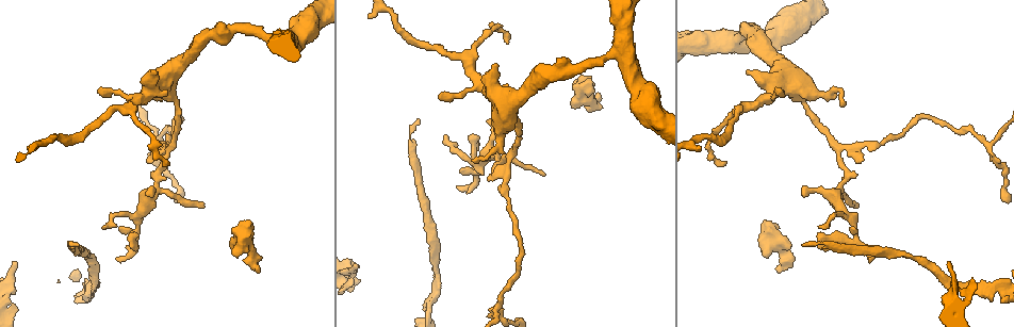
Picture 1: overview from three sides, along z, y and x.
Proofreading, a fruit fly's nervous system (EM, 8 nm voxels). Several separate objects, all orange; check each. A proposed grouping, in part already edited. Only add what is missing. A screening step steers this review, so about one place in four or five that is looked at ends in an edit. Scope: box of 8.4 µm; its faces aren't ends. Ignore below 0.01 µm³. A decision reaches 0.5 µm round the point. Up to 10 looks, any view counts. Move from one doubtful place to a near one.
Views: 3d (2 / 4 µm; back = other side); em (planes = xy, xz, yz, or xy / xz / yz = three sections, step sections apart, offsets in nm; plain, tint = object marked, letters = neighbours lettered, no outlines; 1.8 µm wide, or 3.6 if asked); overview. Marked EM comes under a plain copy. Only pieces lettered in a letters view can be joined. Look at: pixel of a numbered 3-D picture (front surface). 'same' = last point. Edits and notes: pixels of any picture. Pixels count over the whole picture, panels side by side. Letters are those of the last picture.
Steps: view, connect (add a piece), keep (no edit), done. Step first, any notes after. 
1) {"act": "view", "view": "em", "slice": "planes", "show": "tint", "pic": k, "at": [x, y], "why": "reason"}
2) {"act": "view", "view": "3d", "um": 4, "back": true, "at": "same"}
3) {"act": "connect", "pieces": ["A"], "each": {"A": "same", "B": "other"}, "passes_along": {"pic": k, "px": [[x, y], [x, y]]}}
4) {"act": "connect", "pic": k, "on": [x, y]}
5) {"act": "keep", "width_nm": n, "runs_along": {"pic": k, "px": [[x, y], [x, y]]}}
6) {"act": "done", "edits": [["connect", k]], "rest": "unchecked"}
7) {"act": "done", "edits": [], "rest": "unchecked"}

{"act": "view", "view": "3d", "um": 4, "pic": 1, "at": [476, 175], "why": "a narrow waist"}

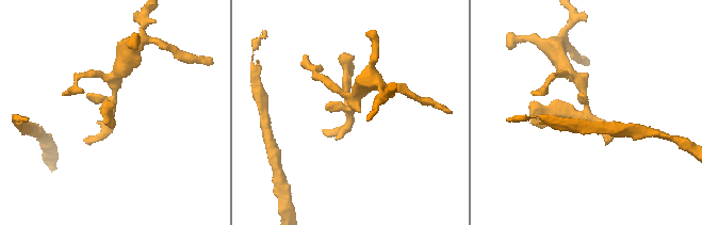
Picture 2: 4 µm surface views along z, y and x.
{"act": "view", "view": "em", "slice": "xy", "step": 4, "show": "tint", "pic": 2, "at": [351, 113], "why": "shape alone is not enough"}

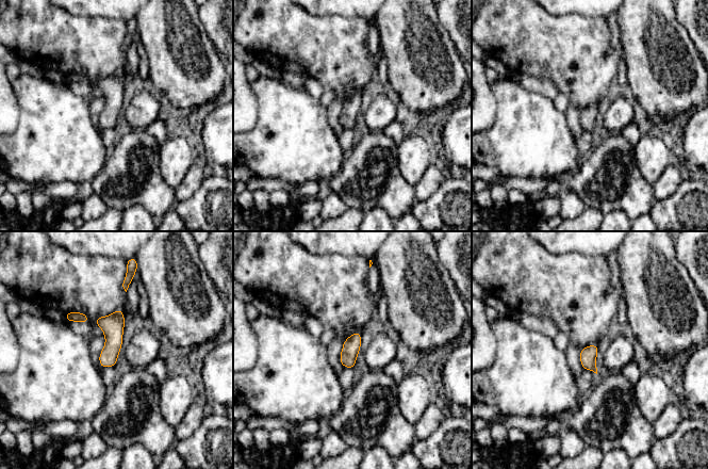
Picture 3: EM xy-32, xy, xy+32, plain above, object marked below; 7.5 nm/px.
{"act": "view", "view": "em", "slice": "planes", "show": "letters", "at": "same"}

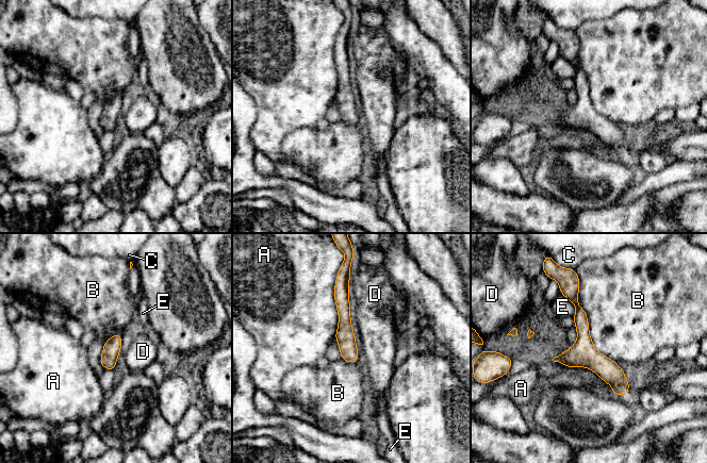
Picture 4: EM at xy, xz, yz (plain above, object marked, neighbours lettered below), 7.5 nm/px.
{"act": "keep", "longest_contact_nm": ["B", 700], "each": {"A": "other", "B": "other", "C": "other", "D": "other", "E": "other"}, "runs_along": {"pic": 4, "px": [[574, 291], [584, 348], [623, 392]]}, "found": "none of them fits"}

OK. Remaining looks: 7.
{"act": "view", "view": "em", "slice": "planes", "show": "letters", "pic": 1, "at": [417, 122], "why": "an open end"}

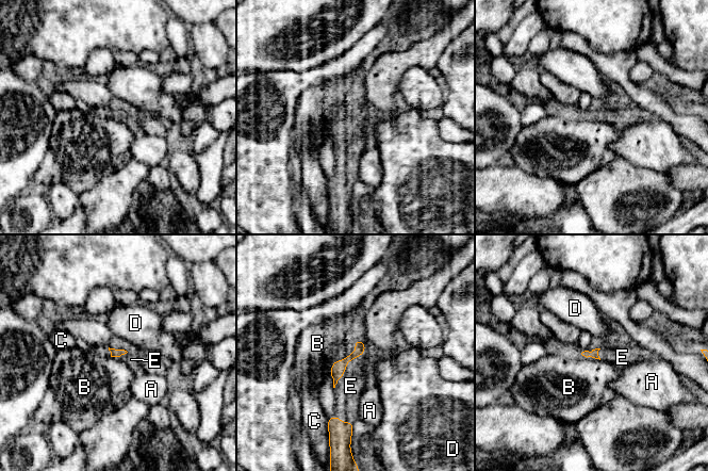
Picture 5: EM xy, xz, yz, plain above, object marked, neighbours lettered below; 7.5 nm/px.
{"act": "connect", "pieces": ["E"], "each": {"A": "other", "B": "other", "C": "other", "D": "other", "E": "same"}, "passes_along": {"pic": 5, "px": [[339, 368], [346, 364], [350, 386]]}, "found": "the cell continues"}

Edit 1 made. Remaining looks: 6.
{"act": "view", "view": "em", "um": 3.6, "slice": "xy", "step": 4, "show": "letters", "pic": 1, "at": [356, 267], "why": "branch stops here"}

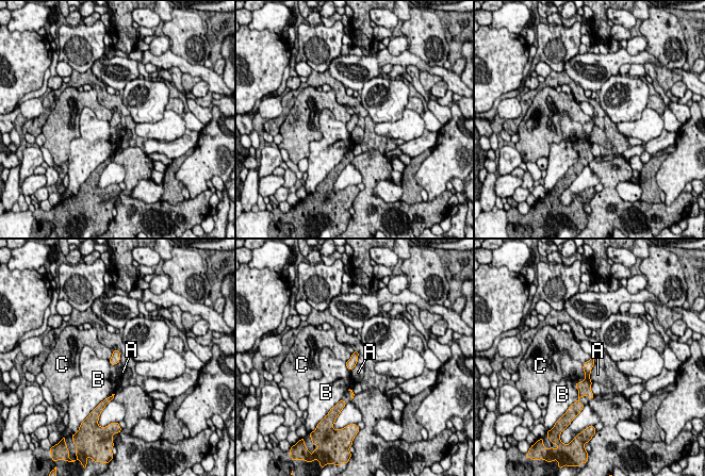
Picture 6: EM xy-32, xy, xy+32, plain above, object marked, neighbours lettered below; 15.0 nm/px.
{"act": "keep", "each": {"A": "other", "B": "other", "C": "other"}, "border": {"pic": 6, "px": [[591, 356], [584, 363]]}, "found": "none of them fits"}

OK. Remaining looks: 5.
{"act": "view", "view": "3d", "um": 4, "pic": 1, "at": [790, 255], "why": "thick turns thin"}

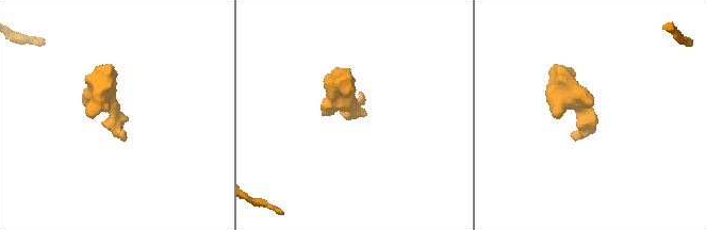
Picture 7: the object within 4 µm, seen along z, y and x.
{"act": "view", "view": "em", "slice": "planes", "show": "letters", "pic": 7, "at": [587, 117]}

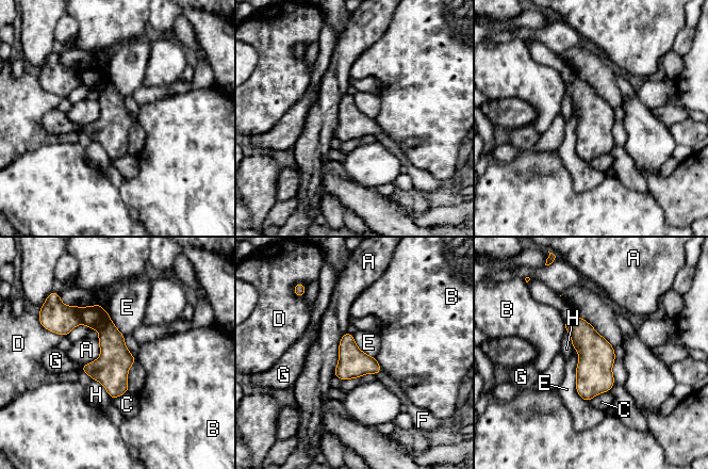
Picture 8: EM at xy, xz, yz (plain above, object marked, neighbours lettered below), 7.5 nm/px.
{"act": "connect", "pieces": ["F"], "width_nm": 220, "each": {"A": "other", "B": "other", "C": "other", "D": "other", "E": "other", "F": "same", "G": "other", "H": "other"}, "found": "the cell continues"}

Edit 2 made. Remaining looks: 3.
{"act": "done", "edits": [["connect", 5], ["connect", 8]], "rest": "unchecked"}

